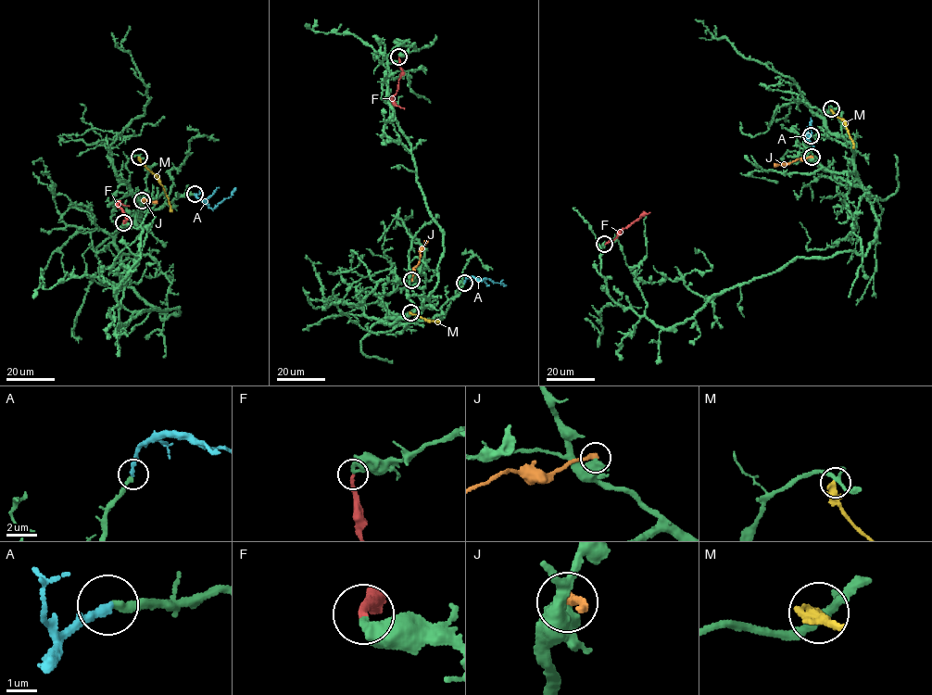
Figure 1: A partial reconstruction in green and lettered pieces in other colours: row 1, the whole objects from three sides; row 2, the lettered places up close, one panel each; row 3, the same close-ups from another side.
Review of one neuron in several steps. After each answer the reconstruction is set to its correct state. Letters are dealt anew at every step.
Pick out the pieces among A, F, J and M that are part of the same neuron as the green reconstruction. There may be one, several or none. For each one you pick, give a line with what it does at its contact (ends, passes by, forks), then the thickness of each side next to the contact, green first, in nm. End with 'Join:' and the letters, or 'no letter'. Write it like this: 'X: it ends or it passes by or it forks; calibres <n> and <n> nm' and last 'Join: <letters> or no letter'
A: it ends; calibres 280 and 280 nm
F: it ends; calibres 360 and 240 nm
Join: A, F

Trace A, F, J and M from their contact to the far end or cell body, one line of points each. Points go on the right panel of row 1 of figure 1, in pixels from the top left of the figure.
A: (811, 135), (807, 140), (812, 145), (810, 117)
F: (605, 244), (639, 217), (649, 212)
J: (812, 157), (774, 165)
M: (831, 108), (844, 120), (853, 148)

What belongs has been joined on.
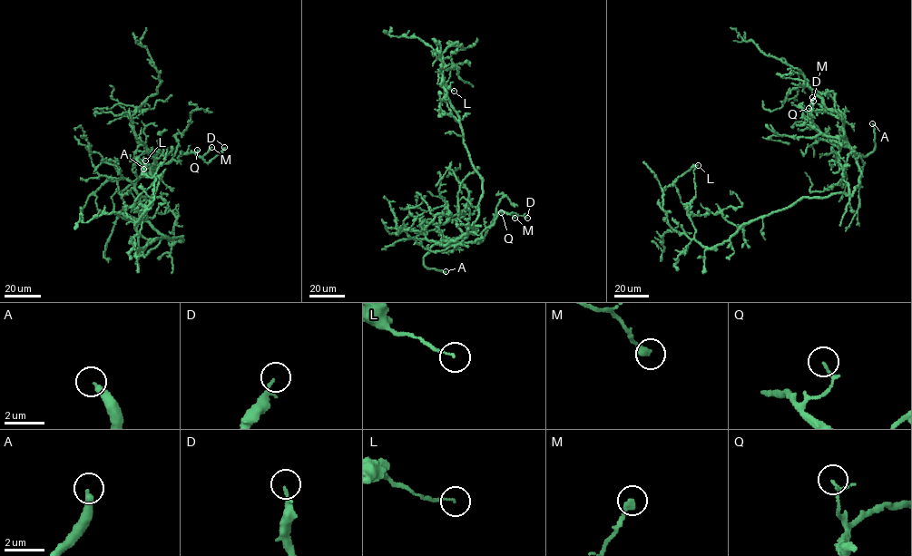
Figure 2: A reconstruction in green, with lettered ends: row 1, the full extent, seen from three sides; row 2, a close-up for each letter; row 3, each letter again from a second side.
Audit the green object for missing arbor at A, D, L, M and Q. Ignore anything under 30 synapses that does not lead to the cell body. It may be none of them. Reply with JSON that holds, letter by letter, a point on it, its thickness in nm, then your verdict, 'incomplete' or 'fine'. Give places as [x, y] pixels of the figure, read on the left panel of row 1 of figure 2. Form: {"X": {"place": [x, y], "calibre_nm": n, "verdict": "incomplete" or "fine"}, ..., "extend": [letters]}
{"A": {"place": [143, 169], "calibre_nm": 320, "verdict": "incomplete"}, "D": {"place": [224, 147], "calibre_nm": 160, "verdict": "fine"}, "L": {"place": [145, 160], "calibre_nm": 90, "verdict": "fine"}, "M": {"place": [211, 147], "calibre_nm": 360, "verdict": "fine"}, "Q": {"place": [197, 150], "calibre_nm": 90, "verdict": "fine"}, "extend": ["A"]}

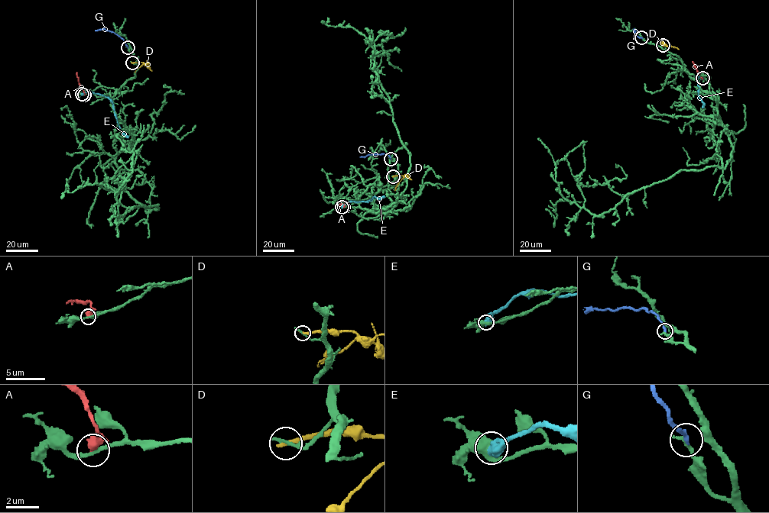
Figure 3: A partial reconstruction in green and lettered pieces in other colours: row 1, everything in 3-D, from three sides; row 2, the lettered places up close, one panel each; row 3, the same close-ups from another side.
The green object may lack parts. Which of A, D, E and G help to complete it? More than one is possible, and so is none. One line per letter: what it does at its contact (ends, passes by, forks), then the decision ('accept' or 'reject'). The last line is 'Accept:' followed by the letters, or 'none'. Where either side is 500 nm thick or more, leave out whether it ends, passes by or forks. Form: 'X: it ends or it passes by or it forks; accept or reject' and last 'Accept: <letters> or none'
A: reject
D: it ends; reject
E: reject
G: it ends; accept
Accept: G

